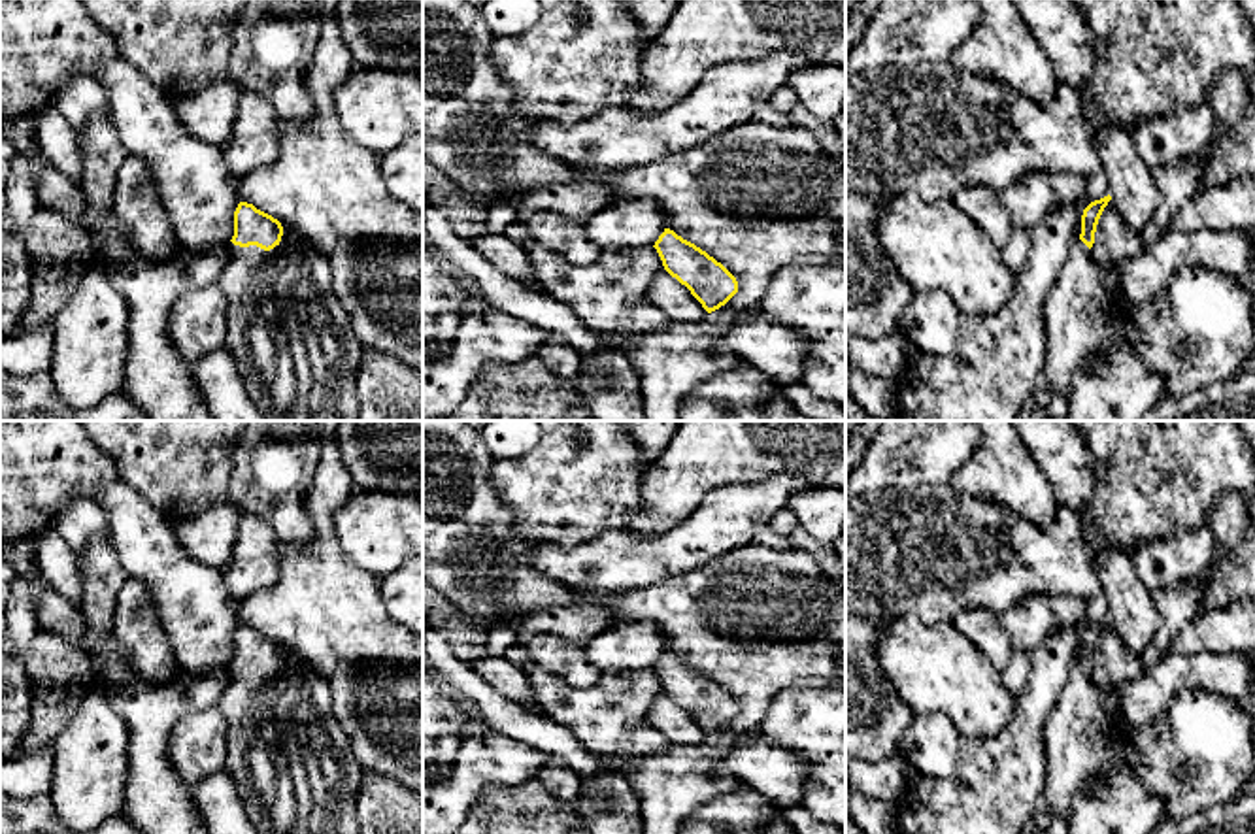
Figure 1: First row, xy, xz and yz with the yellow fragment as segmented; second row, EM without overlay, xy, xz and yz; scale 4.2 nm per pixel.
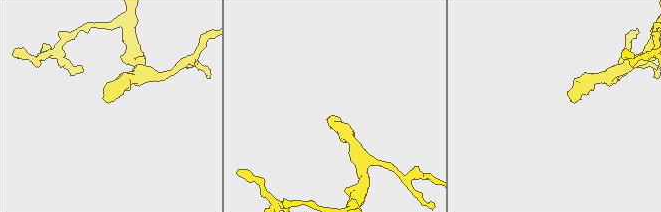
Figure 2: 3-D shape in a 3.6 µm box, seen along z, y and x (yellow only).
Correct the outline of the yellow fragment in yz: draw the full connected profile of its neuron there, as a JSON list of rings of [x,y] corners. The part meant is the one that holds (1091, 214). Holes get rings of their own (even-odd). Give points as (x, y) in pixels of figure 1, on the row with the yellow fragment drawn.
[[[1108,194],[1083,209],[1081,234],[1044,304],[1044,383],[1064,396],[1078,370],[1096,360],[1108,345],[1132,338],[1115,298],[1119,264],[1098,264],[1091,253],[1098,219],[1110,200]]]

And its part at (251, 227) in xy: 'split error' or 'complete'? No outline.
split error

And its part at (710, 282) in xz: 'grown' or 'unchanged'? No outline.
unchanged

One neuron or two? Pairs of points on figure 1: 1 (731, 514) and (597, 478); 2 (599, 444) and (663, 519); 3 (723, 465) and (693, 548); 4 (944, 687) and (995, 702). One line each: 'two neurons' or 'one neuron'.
1: two neurons
2: two neurons
3: two neurons
4: one neuron

